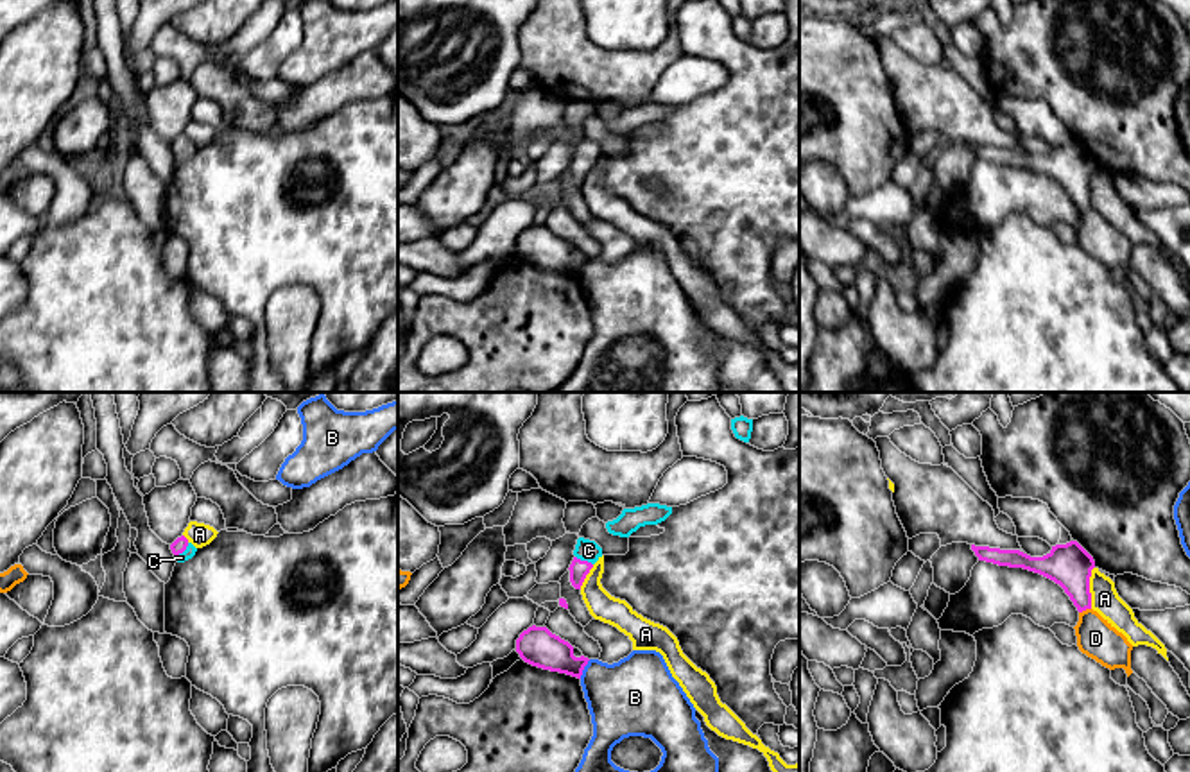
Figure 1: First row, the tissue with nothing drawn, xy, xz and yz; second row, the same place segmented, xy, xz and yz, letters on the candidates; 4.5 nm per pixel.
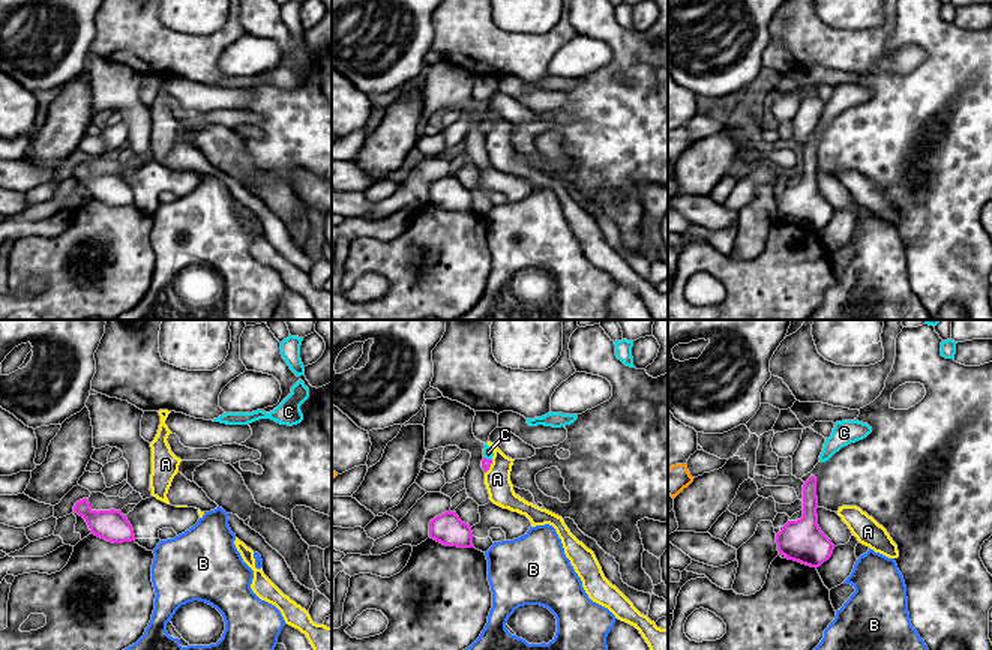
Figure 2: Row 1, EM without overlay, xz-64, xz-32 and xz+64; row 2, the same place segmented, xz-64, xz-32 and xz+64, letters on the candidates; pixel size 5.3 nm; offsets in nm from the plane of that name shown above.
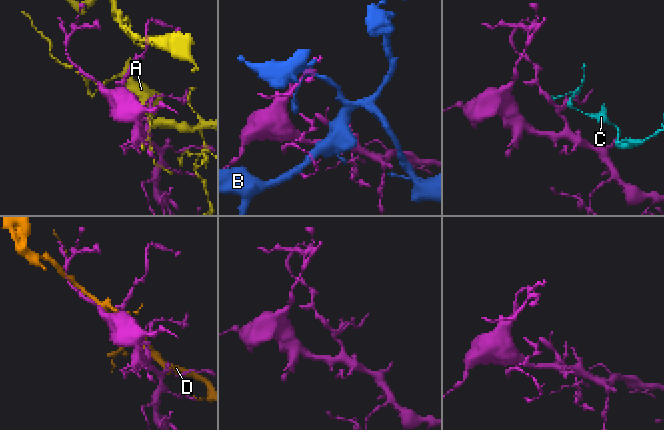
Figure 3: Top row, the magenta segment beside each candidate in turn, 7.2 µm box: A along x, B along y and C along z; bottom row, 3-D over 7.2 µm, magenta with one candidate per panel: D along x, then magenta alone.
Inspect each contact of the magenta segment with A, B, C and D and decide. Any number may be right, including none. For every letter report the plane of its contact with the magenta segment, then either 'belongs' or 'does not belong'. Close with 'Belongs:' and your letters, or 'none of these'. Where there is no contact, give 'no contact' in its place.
A: contact in yz; does not belong
B: contact in xz; does not belong
C: contact in xz; belongs
D: contact in yz; does not belong
Belongs: C

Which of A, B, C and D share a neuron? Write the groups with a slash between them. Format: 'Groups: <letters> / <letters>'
Groups: A / B / C / D

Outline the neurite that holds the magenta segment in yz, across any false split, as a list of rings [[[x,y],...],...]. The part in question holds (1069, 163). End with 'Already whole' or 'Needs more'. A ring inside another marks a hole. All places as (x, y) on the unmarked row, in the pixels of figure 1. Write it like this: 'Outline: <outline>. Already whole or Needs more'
Outline: [[[1077,140],[1056,143],[1043,156],[1030,156],[1020,149],[1000,149],[975,143],[971,143],[971,149],[979,159],[1039,172],[1059,183],[1079,211],[1091,208],[1090,176],[1095,159]]]. Already whole

